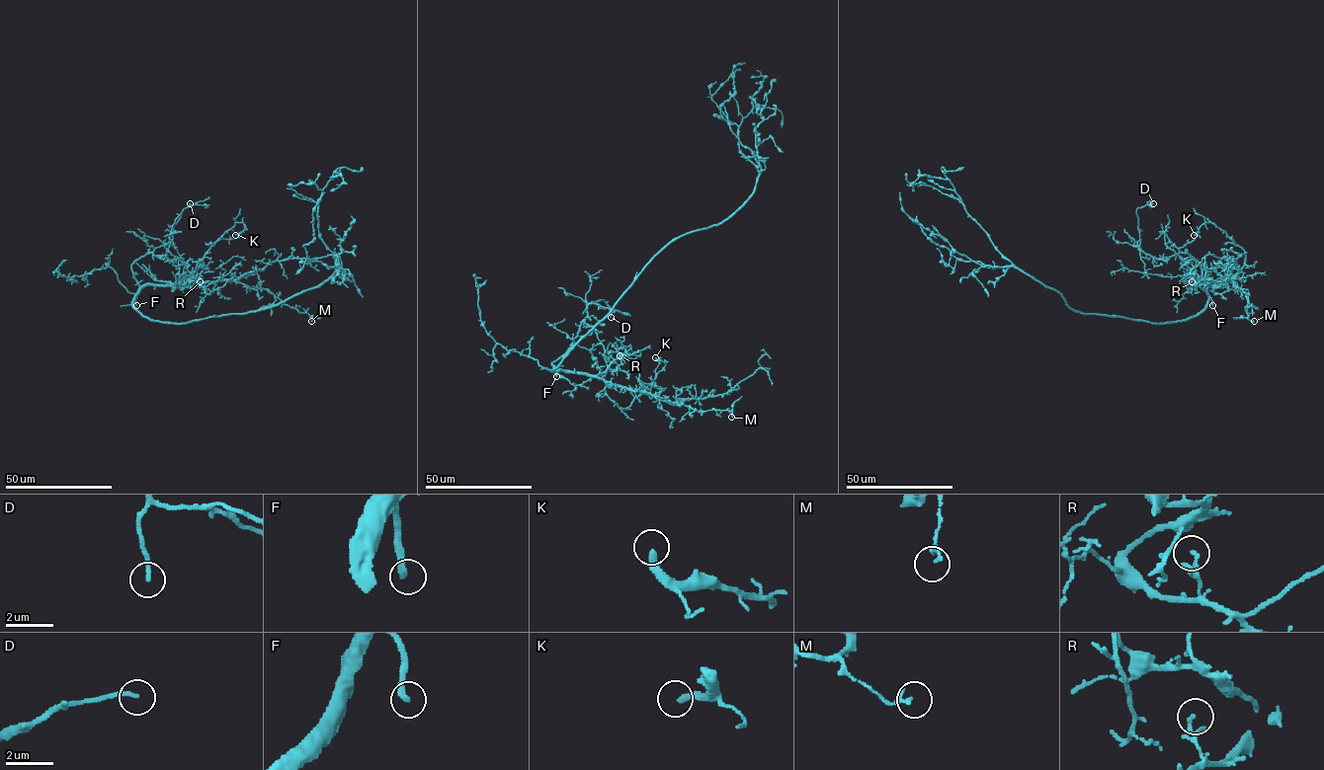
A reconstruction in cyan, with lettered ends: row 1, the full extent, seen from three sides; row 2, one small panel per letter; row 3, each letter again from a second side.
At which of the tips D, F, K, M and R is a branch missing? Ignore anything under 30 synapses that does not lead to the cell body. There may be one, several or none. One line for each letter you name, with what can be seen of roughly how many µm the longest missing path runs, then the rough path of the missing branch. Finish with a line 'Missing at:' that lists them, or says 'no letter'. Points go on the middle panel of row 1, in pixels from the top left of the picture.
F: Missing length about 110 µm. Course of what is missing: (556, 376), (562, 391), (593, 418), (598, 436), (593, 479), (599, 483), (626, 481)
K: Missing length about 20 µm. Course of what is missing: (655, 357), (642, 340)
Missing at: F, K

